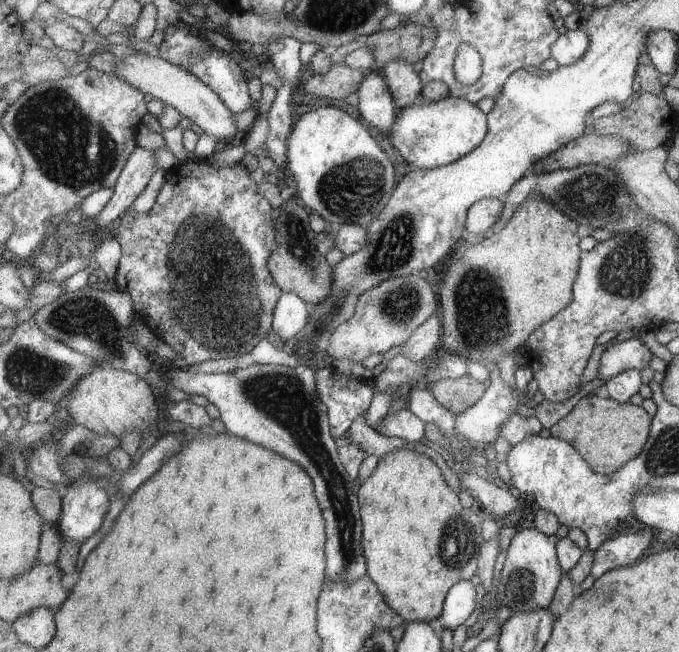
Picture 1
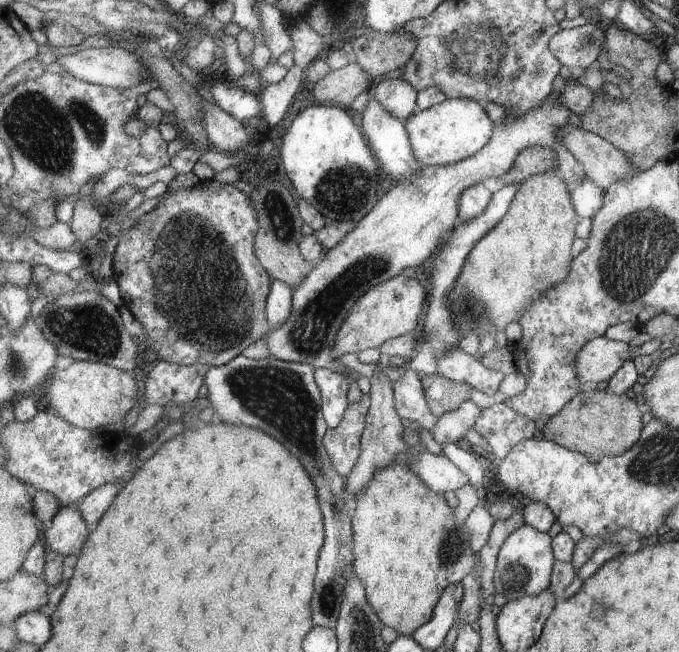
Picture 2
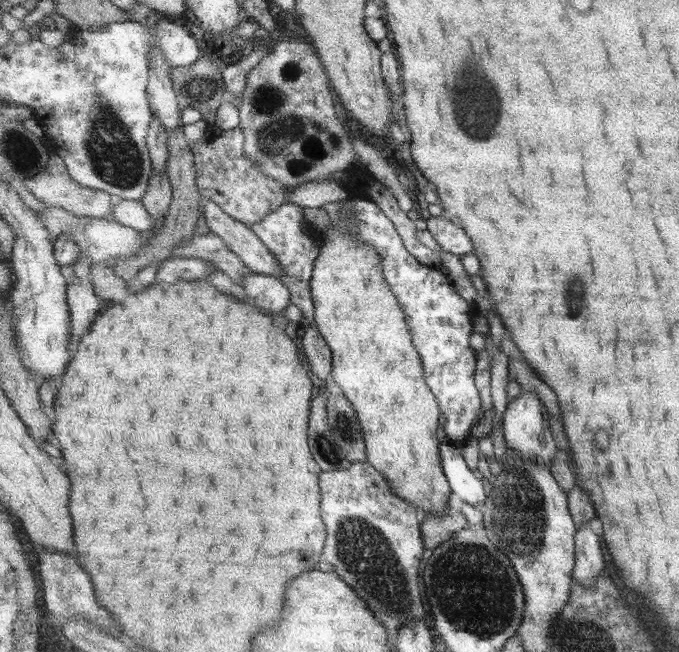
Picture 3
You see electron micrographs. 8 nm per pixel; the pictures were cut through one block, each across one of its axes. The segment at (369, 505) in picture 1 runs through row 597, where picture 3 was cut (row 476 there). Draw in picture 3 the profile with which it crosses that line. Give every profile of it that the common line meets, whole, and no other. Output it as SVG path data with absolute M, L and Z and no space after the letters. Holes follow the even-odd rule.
M347 212L347 214L343 216L343 224L337 224L337 222L333 220L330 224L331 227L325 228L324 235L321 237L323 244L321 245L321 252L319 252L317 260L315 260L315 268L313 277L311 278L311 294L316 310L314 326L319 329L319 332L325 337L325 340L329 343L332 350L333 370L330 380L335 385L336 389L343 392L352 402L354 409L358 412L358 419L360 420L366 440L367 462L379 469L379 472L382 472L383 476L386 476L388 484L391 484L391 488L393 488L394 492L398 493L399 496L405 498L405 500L411 502L411 504L415 504L417 508L423 508L423 511L429 515L443 517L448 512L447 508L450 508L449 496L451 496L452 488L445 471L443 471L441 447L439 447L442 442L439 442L439 438L437 438L437 430L439 430L439 426L443 424L442 409L440 408L435 393L431 390L430 385L426 381L423 358L414 344L414 337L411 336L411 328L410 325L407 324L403 306L392 291L392 286L386 280L384 261L381 256L379 256L379 252L377 252L371 244L361 242L361 240L355 238L355 234L353 234L355 215L357 214Z

